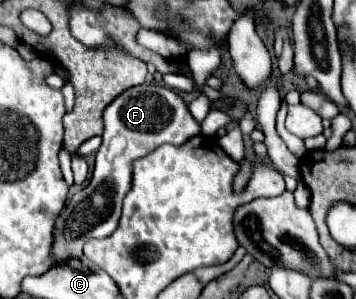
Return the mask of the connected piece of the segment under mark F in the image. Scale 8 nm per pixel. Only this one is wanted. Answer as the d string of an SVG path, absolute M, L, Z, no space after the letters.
M152 84L132 86L114 98L104 110L104 134L102 146L96 152L94 176L82 192L76 192L66 210L56 220L54 230L54 258L56 264L66 262L72 256L82 254L82 246L88 238L106 238L118 228L122 200L132 186L132 162L154 152L162 144L184 144L192 136L198 136L200 124L192 118L186 102L170 88L156 88Z

